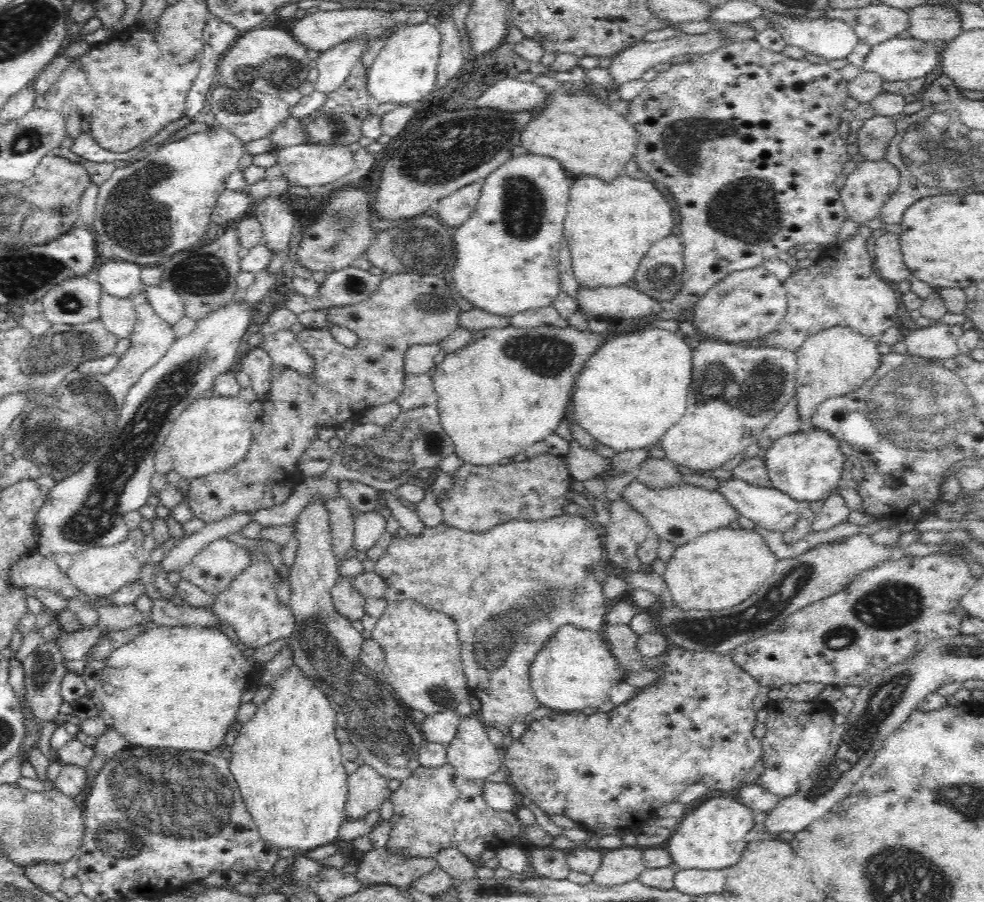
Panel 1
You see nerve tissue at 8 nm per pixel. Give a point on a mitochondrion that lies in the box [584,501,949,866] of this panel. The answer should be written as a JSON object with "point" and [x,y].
{"point":[886,695]}

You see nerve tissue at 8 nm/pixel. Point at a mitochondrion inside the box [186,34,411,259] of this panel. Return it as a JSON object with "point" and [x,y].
{"point":[279,72]}

